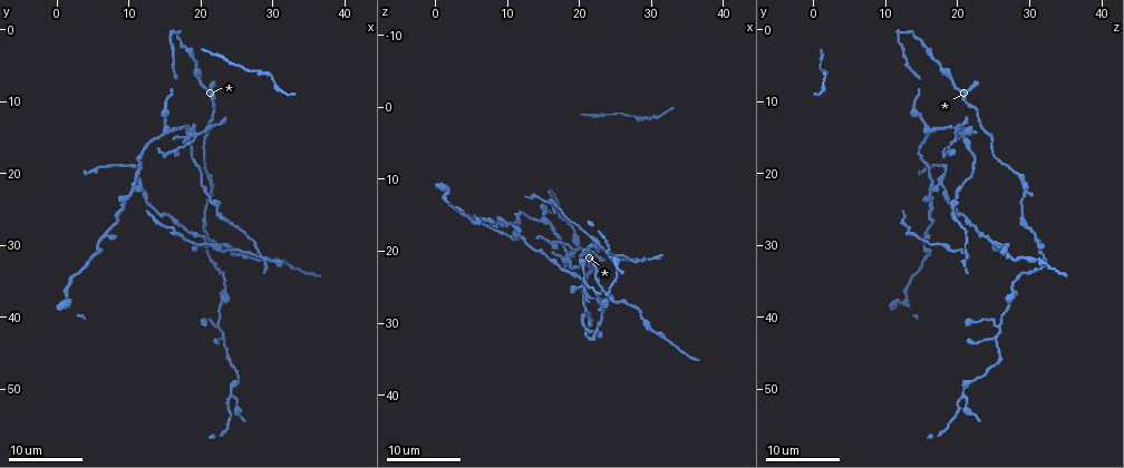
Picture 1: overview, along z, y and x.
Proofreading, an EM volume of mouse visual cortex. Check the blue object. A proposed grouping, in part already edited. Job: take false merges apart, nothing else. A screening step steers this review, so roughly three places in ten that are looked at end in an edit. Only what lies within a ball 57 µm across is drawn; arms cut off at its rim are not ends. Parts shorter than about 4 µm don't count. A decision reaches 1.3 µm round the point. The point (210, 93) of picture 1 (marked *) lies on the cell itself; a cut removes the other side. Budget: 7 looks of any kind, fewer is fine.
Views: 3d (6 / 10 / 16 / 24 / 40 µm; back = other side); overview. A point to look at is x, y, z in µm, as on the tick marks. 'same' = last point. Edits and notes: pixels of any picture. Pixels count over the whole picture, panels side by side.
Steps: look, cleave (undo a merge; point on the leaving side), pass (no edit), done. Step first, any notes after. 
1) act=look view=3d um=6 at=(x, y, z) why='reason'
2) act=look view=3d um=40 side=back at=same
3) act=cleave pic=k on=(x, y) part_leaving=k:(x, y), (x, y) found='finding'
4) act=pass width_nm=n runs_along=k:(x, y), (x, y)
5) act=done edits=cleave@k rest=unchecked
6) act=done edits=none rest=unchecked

act=look view=3d um=16 at=(15.5, 14.0, 16.0) why='three arms meet'

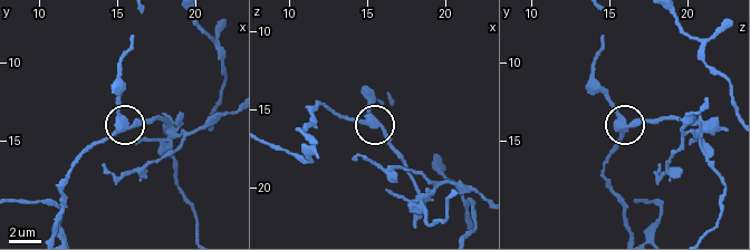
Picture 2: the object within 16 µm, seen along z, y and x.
act=look view=3d um=6 at=(15.8, 14.2, 16.2)

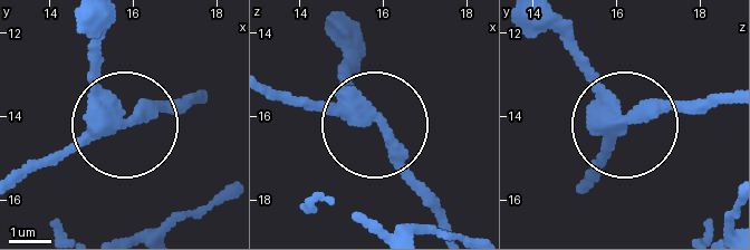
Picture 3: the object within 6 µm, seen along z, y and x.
act=cleave pic=3 on=(152, 117) arms=3 part_leaving=3:(115, 114), (193, 104) found='two cells meet here'

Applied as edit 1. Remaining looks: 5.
act=look view=overview

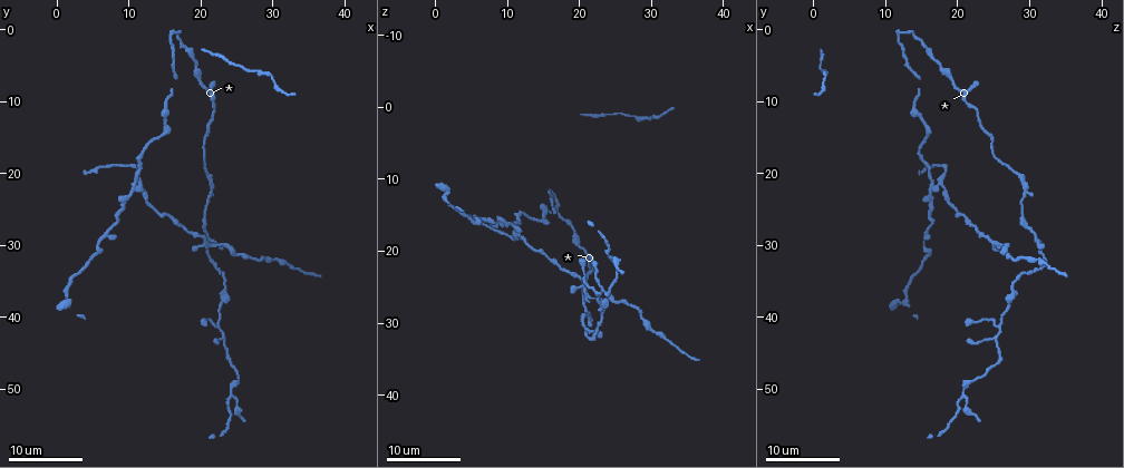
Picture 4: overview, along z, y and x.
act=look view=3d um=16 at=(15.0, 10.5, 13.5) why='calibre changes'

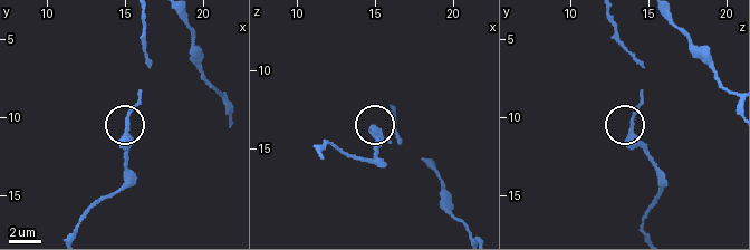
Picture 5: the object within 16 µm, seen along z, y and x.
act=look view=3d um=6 at=(15.0, 10.4, 13.8)

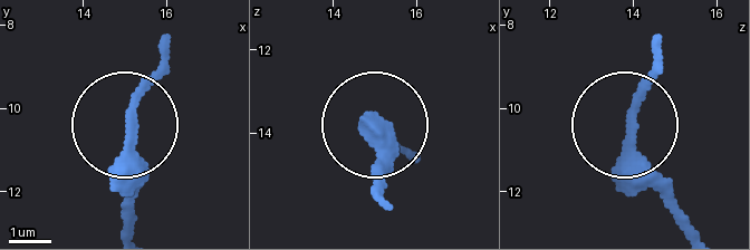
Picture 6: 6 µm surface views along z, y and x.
act=pass found='continuous, no second cell'

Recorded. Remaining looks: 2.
act=look view=3d um=16 at=(22.0, 41.0, 26.0) why='arms part here'

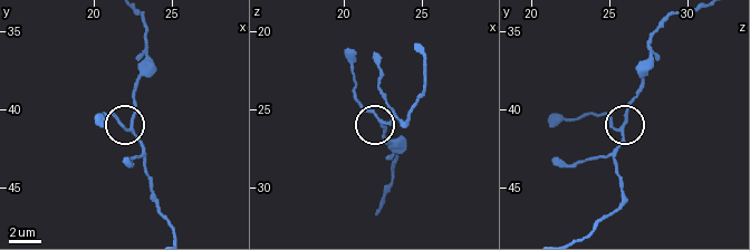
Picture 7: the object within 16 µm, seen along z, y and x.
act=look view=3d um=10 at=(22.2, 41.2, 25.8)

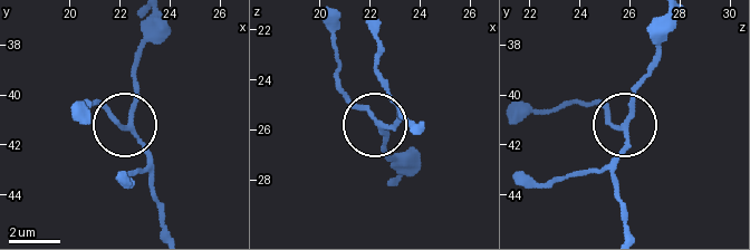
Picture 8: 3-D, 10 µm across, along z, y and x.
act=pass arms=3 runs_along=8:(674, 19), (623, 126), (586, 103) found='all the same cell'

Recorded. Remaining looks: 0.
act=done edits=cleave@3 rest=unchecked

